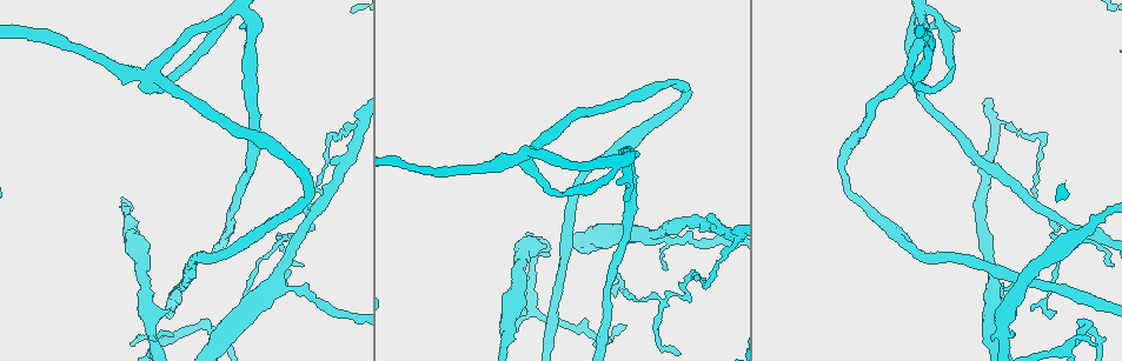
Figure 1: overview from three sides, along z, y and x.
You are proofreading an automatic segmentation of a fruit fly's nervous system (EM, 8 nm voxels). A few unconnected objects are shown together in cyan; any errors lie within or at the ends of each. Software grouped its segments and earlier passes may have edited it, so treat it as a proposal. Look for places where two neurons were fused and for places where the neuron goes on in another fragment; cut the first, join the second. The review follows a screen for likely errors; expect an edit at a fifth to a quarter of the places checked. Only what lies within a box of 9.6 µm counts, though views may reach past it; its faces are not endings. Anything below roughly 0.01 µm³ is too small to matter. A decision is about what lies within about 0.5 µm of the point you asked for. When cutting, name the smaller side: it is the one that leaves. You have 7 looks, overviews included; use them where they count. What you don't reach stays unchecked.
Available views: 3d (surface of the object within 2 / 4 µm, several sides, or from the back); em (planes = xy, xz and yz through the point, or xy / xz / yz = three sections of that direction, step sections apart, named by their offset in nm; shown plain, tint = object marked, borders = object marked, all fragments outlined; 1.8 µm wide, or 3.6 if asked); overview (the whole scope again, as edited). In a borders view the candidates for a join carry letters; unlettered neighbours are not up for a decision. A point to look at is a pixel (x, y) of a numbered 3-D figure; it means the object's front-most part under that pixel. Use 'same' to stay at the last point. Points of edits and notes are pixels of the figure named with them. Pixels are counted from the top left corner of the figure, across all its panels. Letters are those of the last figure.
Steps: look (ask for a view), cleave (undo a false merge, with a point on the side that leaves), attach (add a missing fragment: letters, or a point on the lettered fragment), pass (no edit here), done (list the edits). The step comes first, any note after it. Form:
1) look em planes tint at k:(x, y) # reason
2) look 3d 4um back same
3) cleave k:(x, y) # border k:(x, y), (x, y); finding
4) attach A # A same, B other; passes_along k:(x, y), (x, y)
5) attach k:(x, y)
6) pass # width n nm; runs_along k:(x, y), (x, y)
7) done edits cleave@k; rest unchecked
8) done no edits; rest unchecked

look em 3.6um planes borders at 1:(1049, 319)

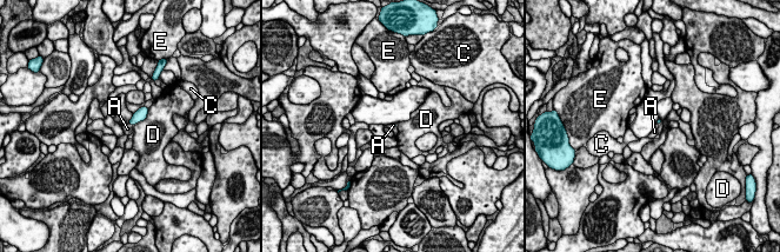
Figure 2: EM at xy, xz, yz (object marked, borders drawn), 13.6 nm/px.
attach 2:(127, 128) # longest_contact D 340 nm; A same, C other, D other, E other; passes_along 2:(141, 113), (131, 124), (127, 128); the neuron continues

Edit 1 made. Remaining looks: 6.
look em planes borders at 1:(1044, 139) # sharp bend

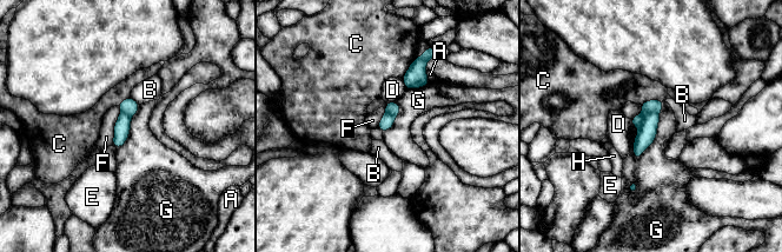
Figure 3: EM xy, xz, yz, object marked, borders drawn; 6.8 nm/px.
cleave 3:(650, 106) # A other, B other, C other, D other, E other, F other, G other, H other; a second neuron is stuck on

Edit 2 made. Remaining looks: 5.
done edits attach@2, cleave@3; rest unchecked

